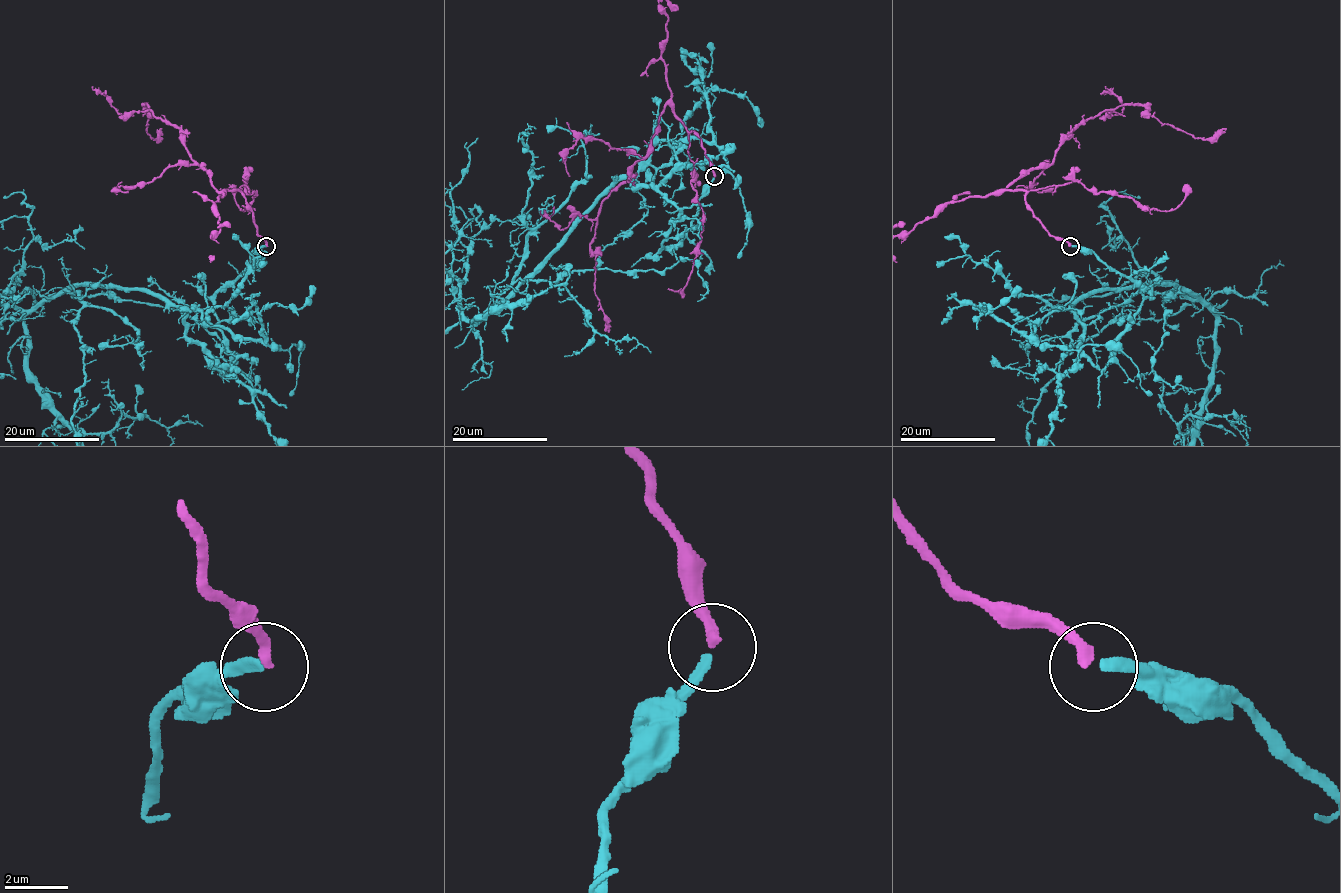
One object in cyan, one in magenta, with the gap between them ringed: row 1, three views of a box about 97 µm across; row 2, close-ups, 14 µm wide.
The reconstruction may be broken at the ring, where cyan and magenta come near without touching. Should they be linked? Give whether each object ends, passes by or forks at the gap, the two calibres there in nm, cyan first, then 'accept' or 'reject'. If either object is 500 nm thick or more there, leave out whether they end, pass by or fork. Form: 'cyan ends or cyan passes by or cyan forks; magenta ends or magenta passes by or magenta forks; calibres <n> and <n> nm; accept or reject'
cyan ends; magenta ends; calibres 280 and 360 nm; reject

